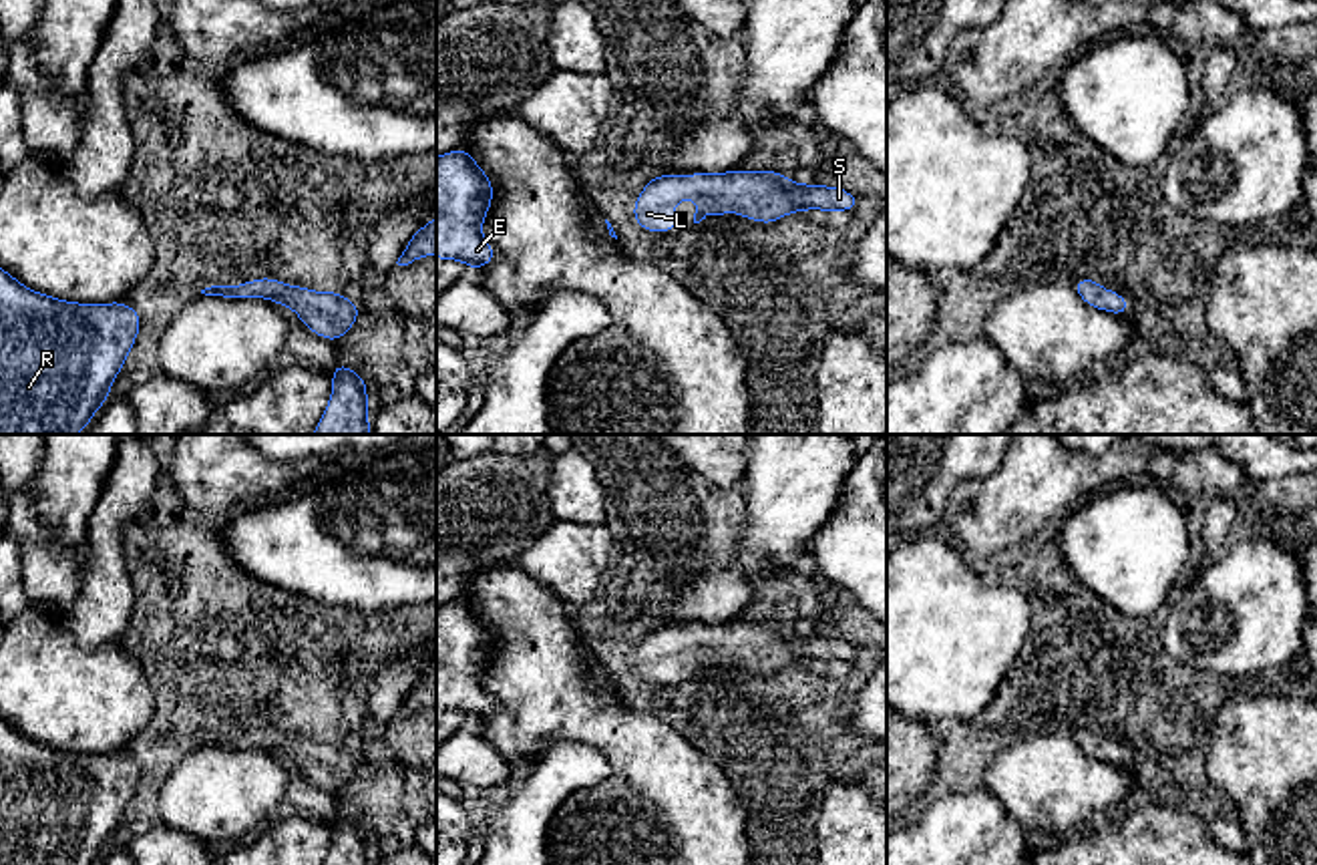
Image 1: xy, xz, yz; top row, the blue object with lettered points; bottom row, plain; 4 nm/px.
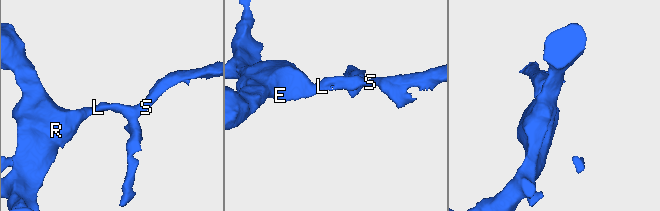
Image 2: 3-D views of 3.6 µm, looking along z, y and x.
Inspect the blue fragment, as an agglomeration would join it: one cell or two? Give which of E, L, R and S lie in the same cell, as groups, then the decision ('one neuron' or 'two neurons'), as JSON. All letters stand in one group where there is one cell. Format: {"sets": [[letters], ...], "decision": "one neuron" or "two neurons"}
{"sets": [["E", "L", "R", "S"]], "decision": "one neuron"}

